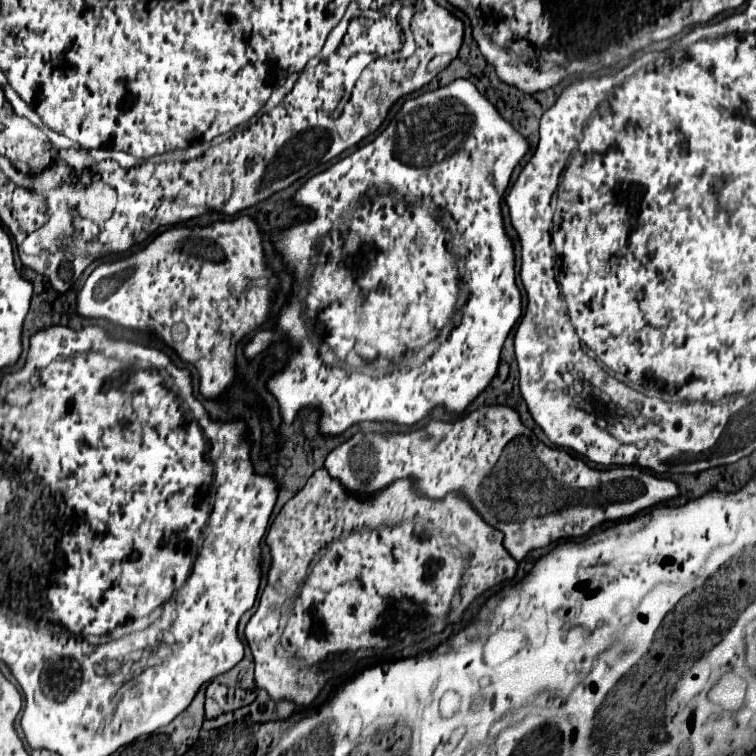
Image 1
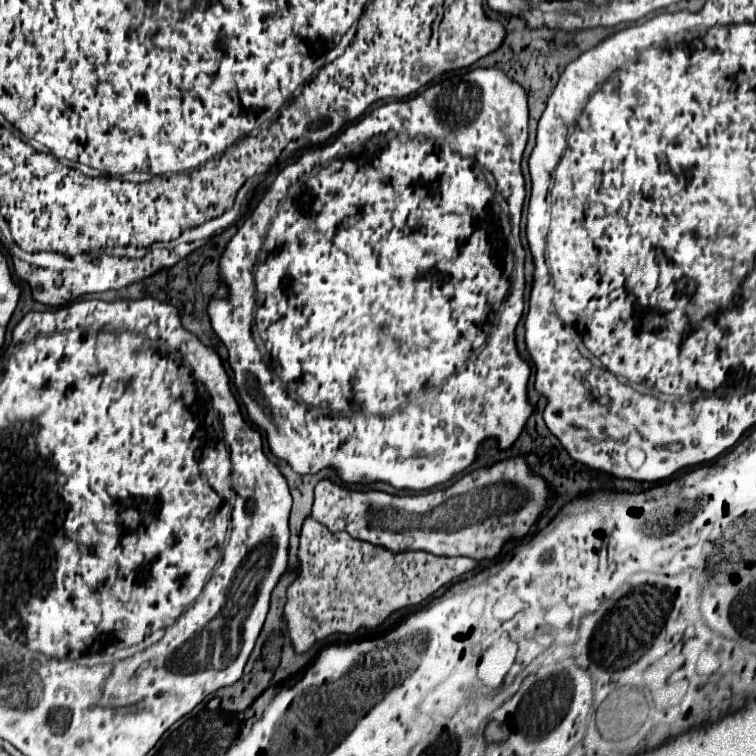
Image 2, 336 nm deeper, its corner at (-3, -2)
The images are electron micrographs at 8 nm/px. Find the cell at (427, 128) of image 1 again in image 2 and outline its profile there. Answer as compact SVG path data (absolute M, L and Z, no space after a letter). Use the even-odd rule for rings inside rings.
M477 68L461 76L451 76L413 98L383 104L357 124L349 126L331 146L309 150L299 162L281 170L253 208L251 216L227 244L221 256L221 278L229 284L229 298L211 298L211 326L228 350L228 362L235 372L235 386L239 388L239 396L249 418L265 430L271 452L279 460L287 460L297 474L315 474L321 468L335 468L347 484L381 480L393 484L397 490L429 490L465 470L475 460L475 450L481 442L493 438L499 442L499 448L509 448L521 434L529 414L533 412L527 402L527 380L531 368L515 348L515 326L521 320L525 306L526 252L520 241L520 221L525 200L521 156L527 144L527 120L529 110L525 90L497 68ZM383 134L393 136L389 144L381 148L377 146L377 150L367 148L367 142L373 136ZM487 176L493 176L493 186ZM495 194L505 200L507 210L495 200ZM501 304L503 310L497 312ZM253 322L257 322L257 330L265 340L265 356L255 346L255 338L249 342ZM293 398L305 406L305 412L293 412Z

